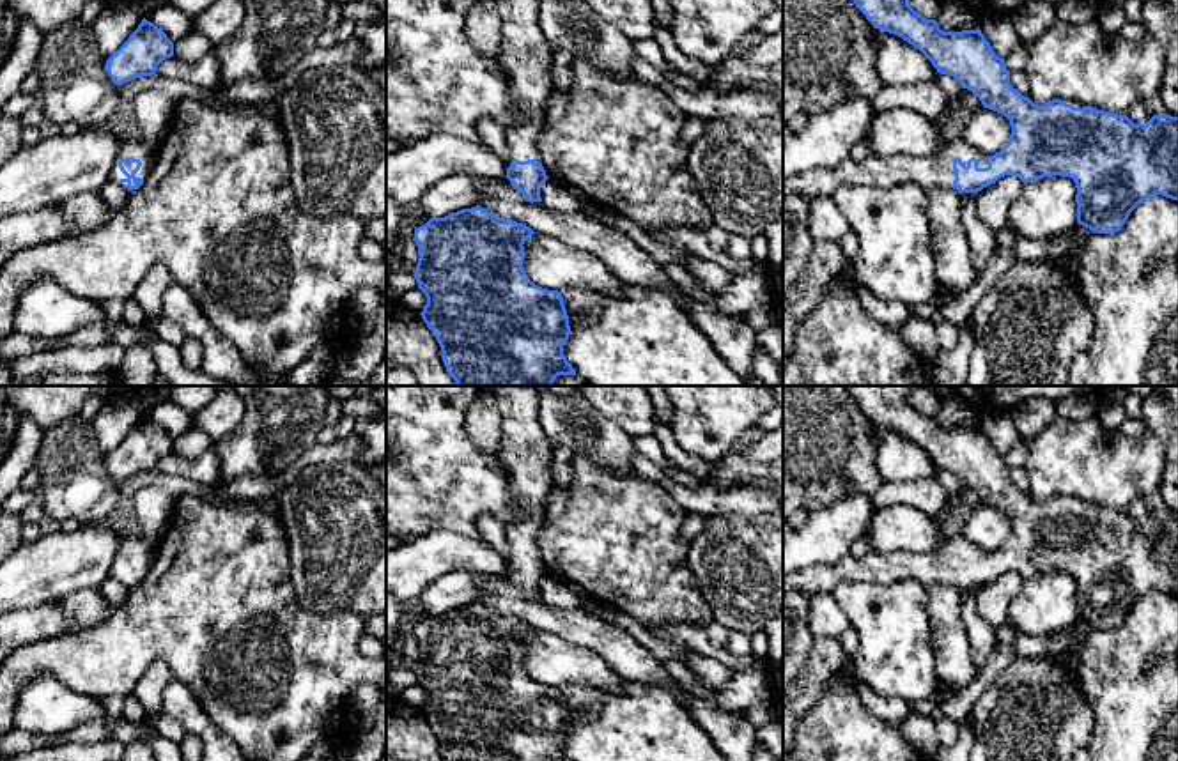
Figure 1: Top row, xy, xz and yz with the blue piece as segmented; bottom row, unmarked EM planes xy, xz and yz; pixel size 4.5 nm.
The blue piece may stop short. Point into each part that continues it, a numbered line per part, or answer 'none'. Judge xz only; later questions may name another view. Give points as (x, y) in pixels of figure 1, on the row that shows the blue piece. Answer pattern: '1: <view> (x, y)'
1: xz (526, 55)

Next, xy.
1: xy (133, 147)

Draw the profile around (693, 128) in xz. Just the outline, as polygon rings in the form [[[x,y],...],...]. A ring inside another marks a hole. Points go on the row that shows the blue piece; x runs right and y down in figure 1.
[[[686,119],[678,142],[686,147],[691,147],[703,135],[705,122],[707,120],[703,119]]]

